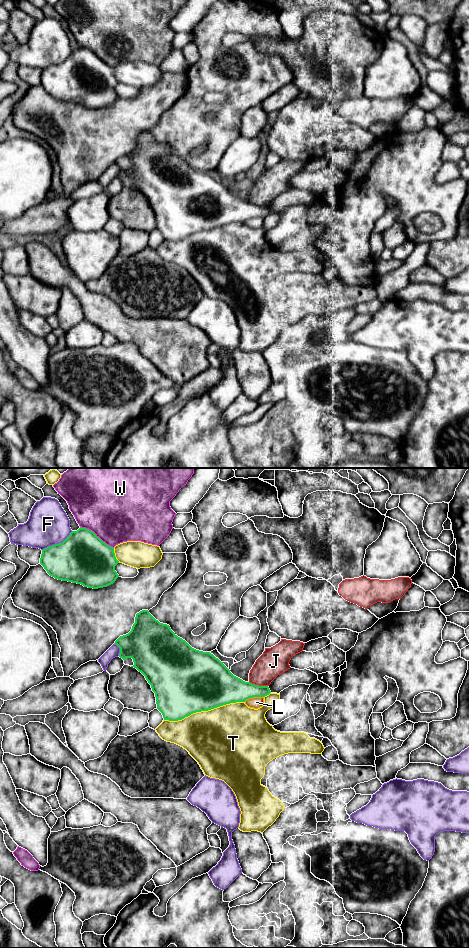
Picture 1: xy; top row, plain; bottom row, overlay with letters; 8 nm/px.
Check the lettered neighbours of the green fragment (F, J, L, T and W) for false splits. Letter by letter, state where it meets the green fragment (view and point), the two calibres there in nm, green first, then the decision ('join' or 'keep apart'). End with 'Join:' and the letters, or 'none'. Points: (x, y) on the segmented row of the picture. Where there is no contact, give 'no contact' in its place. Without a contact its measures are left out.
F: meets green in xy at (57, 544); 420 nm thick on the green side, 340 nm on the other; keep apart
J: meets green in xy at (258, 685); 240 nm thick on the green side, 220 nm on the other; keep apart
L: meets green in xy at (253, 696); 260 nm thick on the green side, 100 nm on the other; keep apart
T: meets green in xy at (204, 710); 500 nm thick on the green side, 480 nm on the other; keep apart
W: meets green in xy at (96, 536); 420 nm thick on the green side, 480 nm on the other; keep apart
Join: none

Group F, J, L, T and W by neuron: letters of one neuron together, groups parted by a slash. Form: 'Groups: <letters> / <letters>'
Groups: F / J L / T / W

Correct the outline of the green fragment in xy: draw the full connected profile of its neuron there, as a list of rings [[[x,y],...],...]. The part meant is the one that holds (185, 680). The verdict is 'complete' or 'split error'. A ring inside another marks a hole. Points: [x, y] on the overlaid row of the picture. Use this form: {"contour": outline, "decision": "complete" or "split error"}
{"contour": [[[148,610],[136,614],[135,623],[131,631],[120,636],[115,643],[120,648],[119,657],[125,660],[132,658],[134,665],[141,672],[152,691],[155,693],[157,709],[164,720],[178,721],[193,713],[208,711],[226,704],[245,702],[253,697],[265,697],[271,693],[268,686],[259,686],[234,676],[230,670],[210,652],[203,652],[192,648],[185,640],[178,637],[169,625],[160,623]]], "decision": "complete"}

